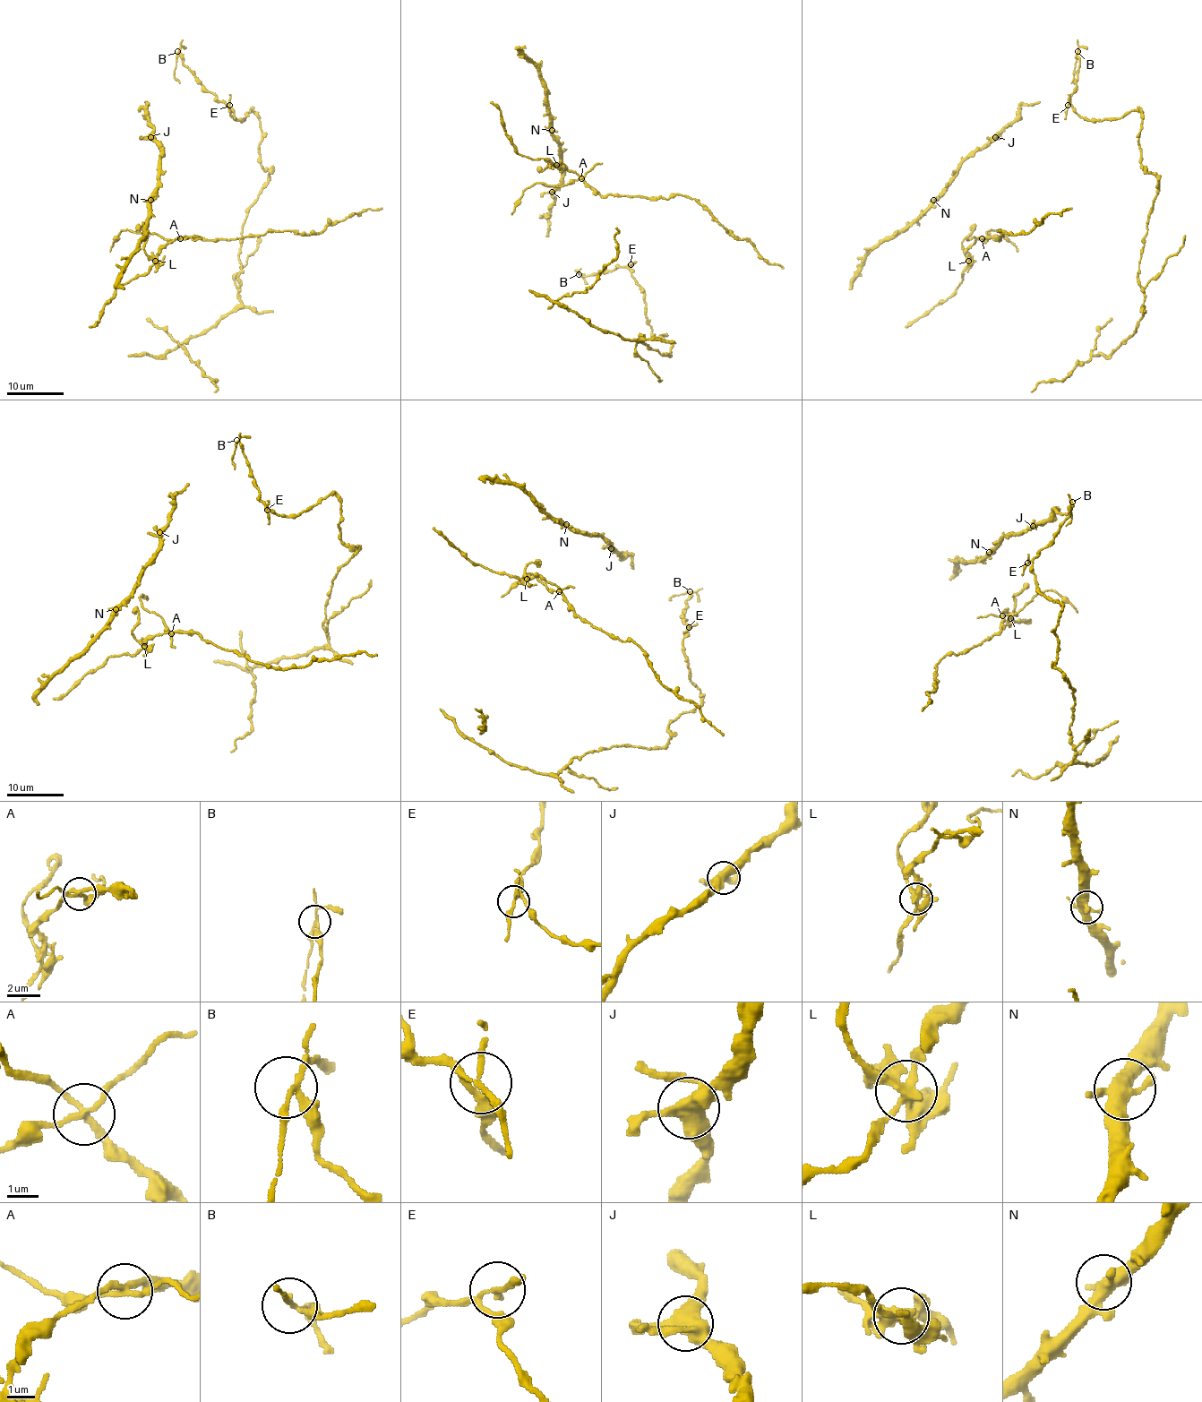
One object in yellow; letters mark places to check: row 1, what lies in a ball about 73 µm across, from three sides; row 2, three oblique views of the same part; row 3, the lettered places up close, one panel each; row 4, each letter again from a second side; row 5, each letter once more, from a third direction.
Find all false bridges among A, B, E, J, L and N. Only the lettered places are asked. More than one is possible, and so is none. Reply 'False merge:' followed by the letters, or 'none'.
False merge: A, L

